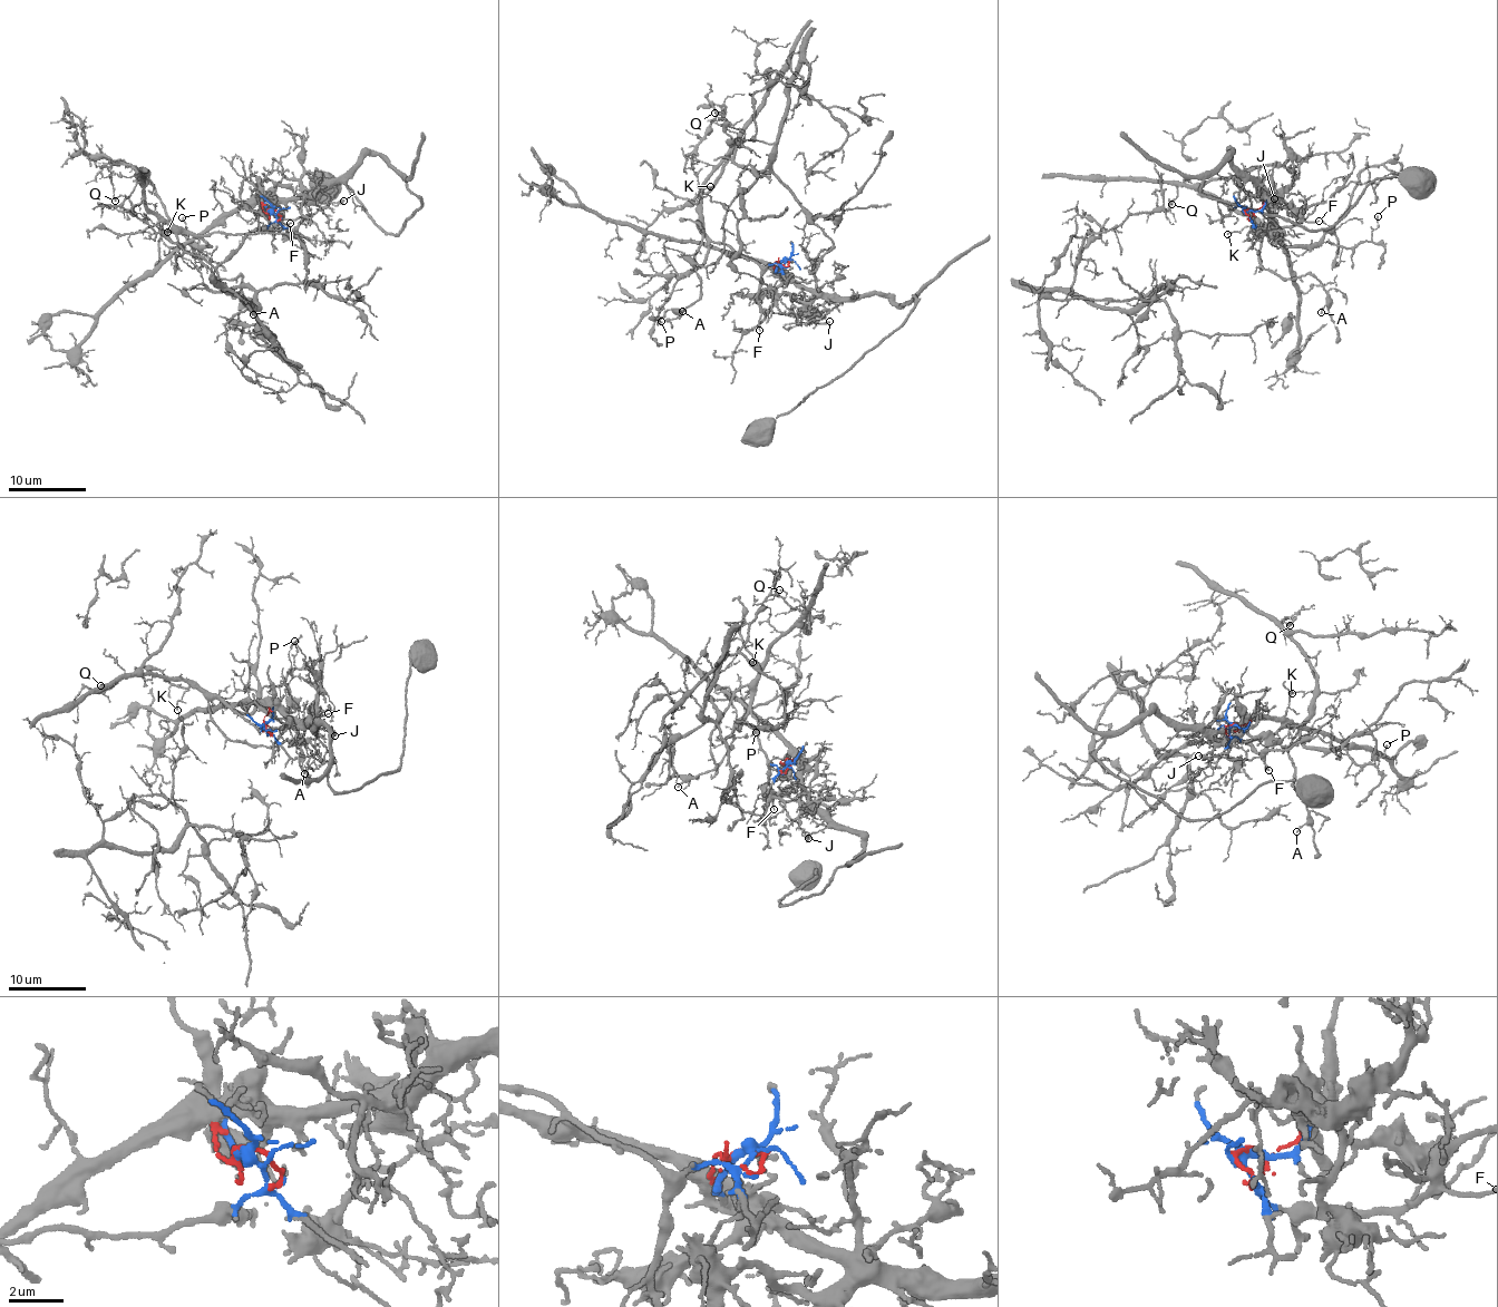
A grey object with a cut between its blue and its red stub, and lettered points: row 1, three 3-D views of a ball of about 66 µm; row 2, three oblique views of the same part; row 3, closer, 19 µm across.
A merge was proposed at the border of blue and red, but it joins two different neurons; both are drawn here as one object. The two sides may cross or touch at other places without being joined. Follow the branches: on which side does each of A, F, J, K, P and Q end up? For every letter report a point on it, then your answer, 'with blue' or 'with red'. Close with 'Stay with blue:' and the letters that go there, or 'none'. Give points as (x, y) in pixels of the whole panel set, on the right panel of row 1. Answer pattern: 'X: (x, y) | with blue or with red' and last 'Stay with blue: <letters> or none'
A: (1321, 312) | with blue
F: (1319, 221) | with blue
J: (1274, 198) | with blue
K: (1227, 234) | with blue
P: (1378, 216) | with blue
Q: (1171, 204) | with blue
Stay with blue: A, F, J, K, P, Q

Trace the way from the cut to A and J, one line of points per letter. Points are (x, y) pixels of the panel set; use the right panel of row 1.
A: (1247, 210), (1272, 236), (1263, 236), (1257, 252), (1262, 267), (1283, 279), (1310, 274), (1326, 293), (1322, 313)
J: (1247, 210), (1251, 221), (1257, 225), (1299, 223), (1299, 217), (1292, 217), (1281, 206), (1282, 201), (1274, 198)

